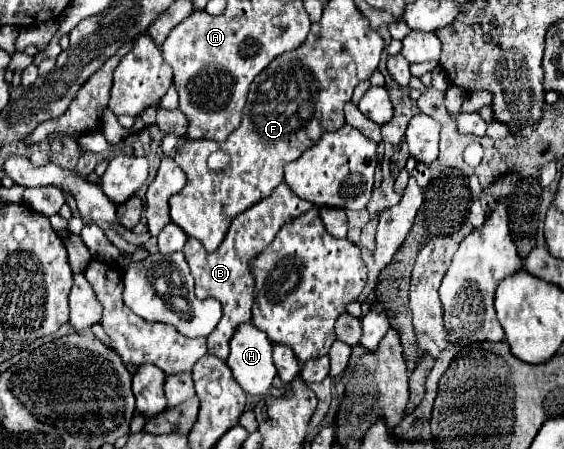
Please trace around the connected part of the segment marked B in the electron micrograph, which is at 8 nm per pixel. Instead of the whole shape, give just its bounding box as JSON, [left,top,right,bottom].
[184,183,312,359]

